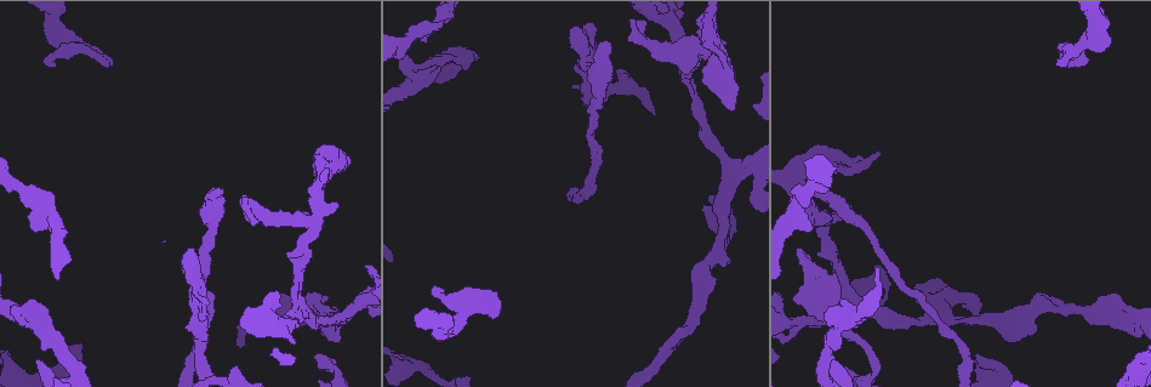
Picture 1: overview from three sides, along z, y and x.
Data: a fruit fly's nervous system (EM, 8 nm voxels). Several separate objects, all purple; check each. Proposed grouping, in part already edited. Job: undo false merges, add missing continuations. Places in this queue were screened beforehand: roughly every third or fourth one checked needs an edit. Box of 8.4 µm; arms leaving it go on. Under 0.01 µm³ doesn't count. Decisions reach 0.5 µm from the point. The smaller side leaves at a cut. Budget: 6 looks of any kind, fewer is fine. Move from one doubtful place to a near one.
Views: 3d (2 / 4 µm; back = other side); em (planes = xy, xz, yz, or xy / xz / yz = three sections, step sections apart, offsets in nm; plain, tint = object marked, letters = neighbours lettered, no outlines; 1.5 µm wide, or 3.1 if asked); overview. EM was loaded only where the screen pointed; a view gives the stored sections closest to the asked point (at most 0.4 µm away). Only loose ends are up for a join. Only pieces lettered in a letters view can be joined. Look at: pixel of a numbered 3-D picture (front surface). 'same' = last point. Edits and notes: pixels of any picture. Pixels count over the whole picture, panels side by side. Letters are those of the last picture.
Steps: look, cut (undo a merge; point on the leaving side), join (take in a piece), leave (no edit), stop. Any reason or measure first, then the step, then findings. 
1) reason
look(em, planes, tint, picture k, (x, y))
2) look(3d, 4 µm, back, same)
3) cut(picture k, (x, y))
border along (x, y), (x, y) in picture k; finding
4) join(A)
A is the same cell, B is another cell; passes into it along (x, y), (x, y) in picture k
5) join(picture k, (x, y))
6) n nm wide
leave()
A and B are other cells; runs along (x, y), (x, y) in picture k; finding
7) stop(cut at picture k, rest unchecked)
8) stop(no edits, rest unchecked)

branch point
look(em, planes, tint, picture 1, (837, 263))

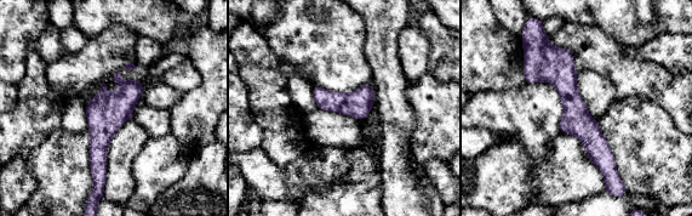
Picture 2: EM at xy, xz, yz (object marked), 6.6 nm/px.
what lies round it
look(em, planes, letters, same)

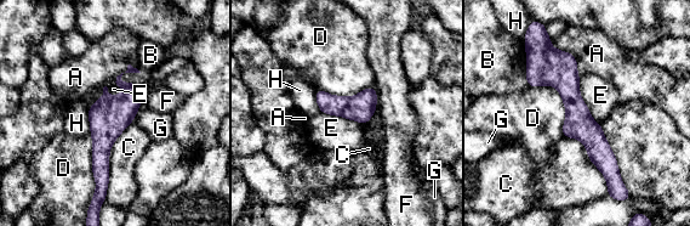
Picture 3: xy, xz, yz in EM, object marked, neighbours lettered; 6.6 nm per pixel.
leave()
A, B, C, D, E, F, G and H are other cells; runs along (542, 51), (615, 176) in picture 3; one neuron here

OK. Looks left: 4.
free end
look(3d, 4 µm, picture 1, (188, 247))

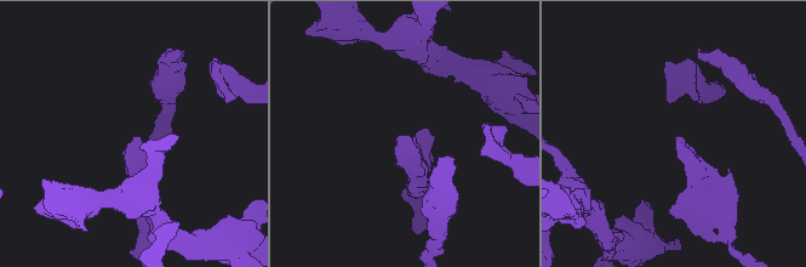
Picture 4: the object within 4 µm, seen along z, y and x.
now the EM
look(em, planes, letters, picture 4, (131, 140))

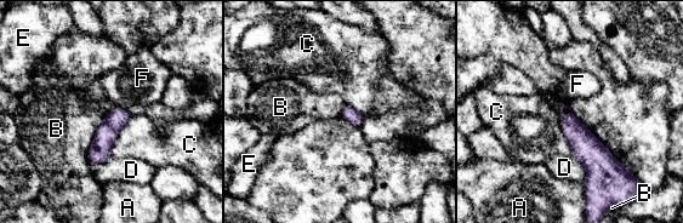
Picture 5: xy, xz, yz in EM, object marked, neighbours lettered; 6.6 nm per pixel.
leave()
A, B, C, D, E and F are other cells; none of them fits

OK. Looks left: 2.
branch stops here
look(em, planes, letters, picture 1, (46, 66))

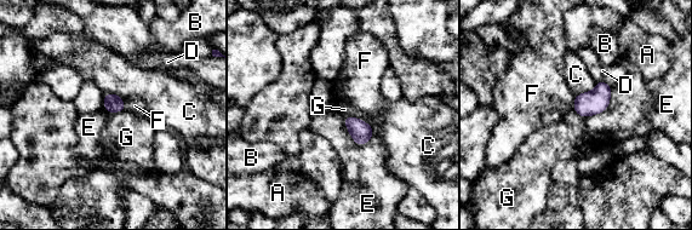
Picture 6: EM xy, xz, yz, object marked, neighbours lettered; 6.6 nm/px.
leave()
A, B, C, D, E, F and G are other cells; none of them fits

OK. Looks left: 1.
stop(no edits, rest unchecked)

